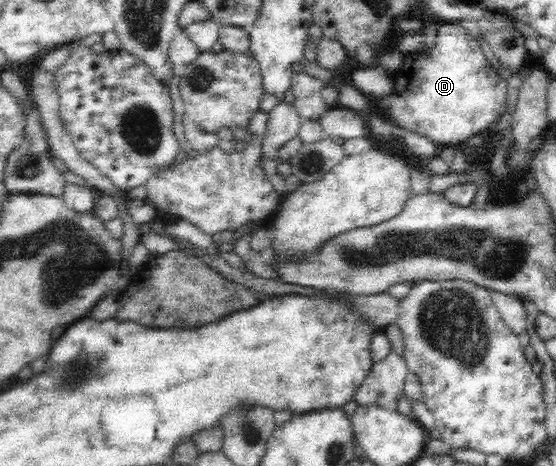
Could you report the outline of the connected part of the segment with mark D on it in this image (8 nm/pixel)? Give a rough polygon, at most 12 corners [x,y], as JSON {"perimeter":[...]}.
{"perimeter":[[438,23],[378,104],[458,147],[504,114],[507,83],[478,39]]}

